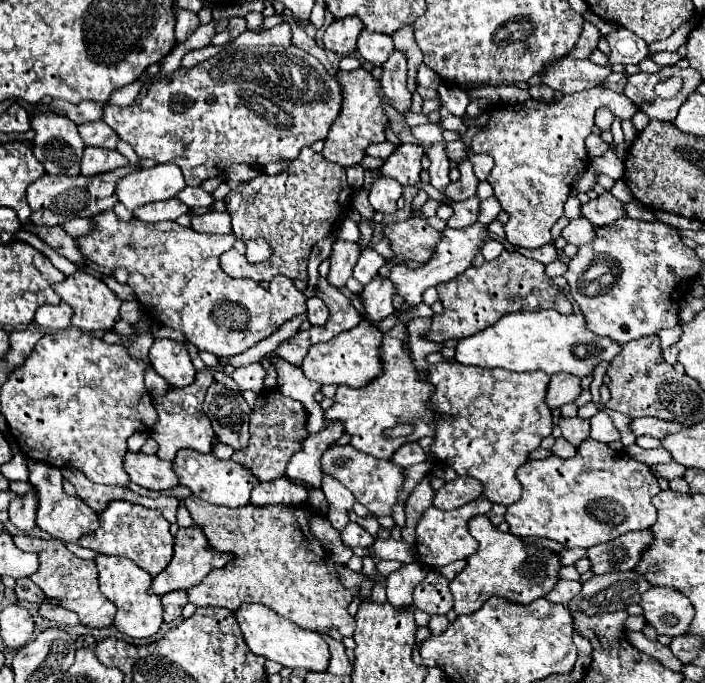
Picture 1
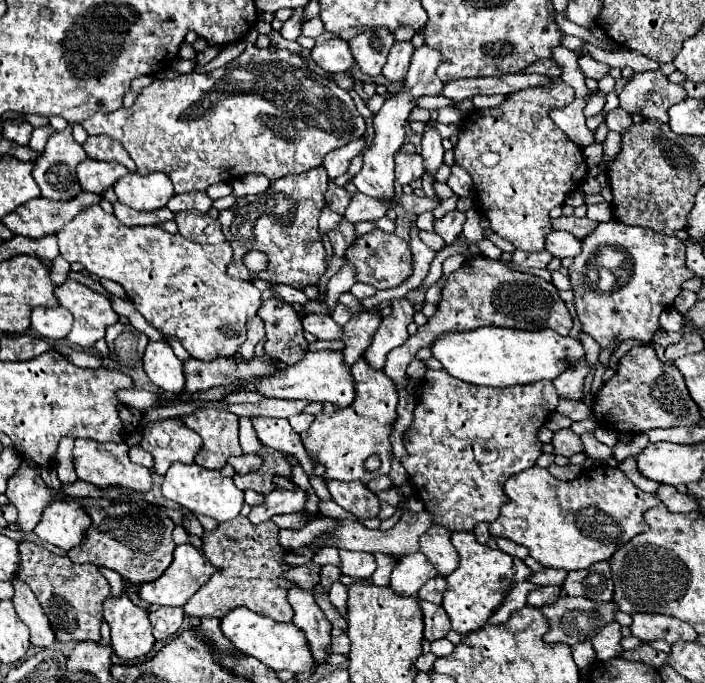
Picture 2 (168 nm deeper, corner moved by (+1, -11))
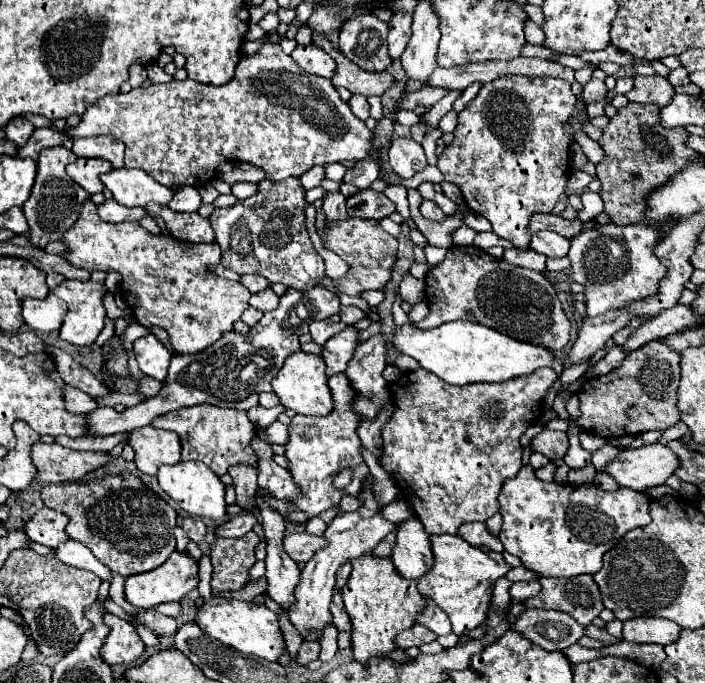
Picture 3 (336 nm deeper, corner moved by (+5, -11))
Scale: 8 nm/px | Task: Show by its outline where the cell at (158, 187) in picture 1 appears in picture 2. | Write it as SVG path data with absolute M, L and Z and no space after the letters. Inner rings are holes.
M128 173L114 183L114 191L122 205L136 211L162 209L174 197L172 181L164 173L152 173L144 177L138 173Z

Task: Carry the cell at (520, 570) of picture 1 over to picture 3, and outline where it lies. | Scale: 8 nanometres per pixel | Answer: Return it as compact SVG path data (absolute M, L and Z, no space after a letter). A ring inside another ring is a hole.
M434 535L430 537L430 543L434 565L424 577L418 579L418 591L444 609L456 635L476 629L486 621L494 581L504 577L510 571L510 565L502 559L500 553L472 547L460 535Z

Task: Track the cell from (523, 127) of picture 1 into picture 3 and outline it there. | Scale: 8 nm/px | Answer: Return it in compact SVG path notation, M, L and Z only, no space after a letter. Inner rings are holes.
M504 75L484 83L480 93L458 115L454 141L446 145L436 163L444 179L458 185L466 205L474 213L484 215L492 223L492 231L498 237L512 241L518 249L528 249L528 219L538 211L552 211L560 195L564 195L564 185L568 181L566 173L570 167L570 135L564 129L564 121L568 121L574 103L576 97L570 83L556 77Z

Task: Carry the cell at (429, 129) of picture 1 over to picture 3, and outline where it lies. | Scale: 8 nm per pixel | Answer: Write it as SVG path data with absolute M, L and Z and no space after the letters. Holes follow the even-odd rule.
M399 110L396 114L396 121L402 125L411 127L420 122L420 117L413 111Z

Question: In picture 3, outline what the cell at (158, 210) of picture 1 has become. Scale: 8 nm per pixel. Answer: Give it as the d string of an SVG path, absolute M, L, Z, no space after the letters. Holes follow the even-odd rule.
M114 199L104 201L102 205L98 205L98 217L104 219L106 223L122 223L122 221L140 221L146 211L140 207L124 207L120 203L116 203Z

